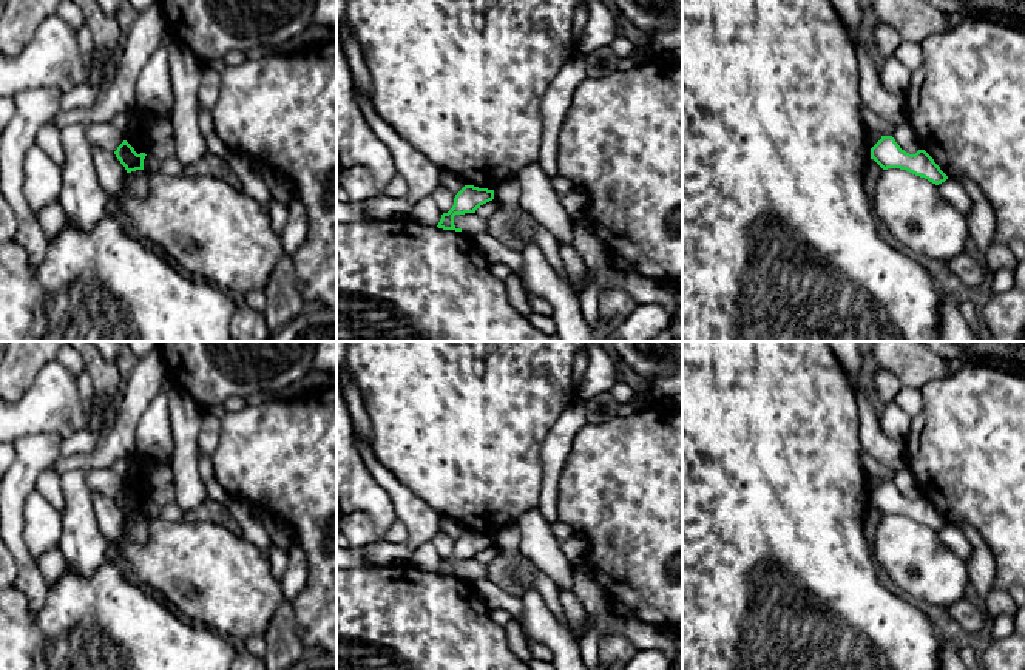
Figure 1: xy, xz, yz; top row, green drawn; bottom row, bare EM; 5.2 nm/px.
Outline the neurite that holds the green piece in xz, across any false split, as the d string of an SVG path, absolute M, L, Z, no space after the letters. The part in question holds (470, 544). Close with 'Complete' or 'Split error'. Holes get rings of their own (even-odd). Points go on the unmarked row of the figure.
M465 531L454 543L454 551L448 559L441 560L438 574L462 577L454 571L455 560L475 559L475 556L494 545L494 536Z. Complete

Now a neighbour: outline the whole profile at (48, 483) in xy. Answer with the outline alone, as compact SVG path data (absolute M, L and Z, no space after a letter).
M51 466L46 468L37 479L36 491L39 491L57 511L62 511L65 500L60 475Z

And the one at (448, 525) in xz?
M440 516L438 533L448 534L454 540L457 540L466 530L460 522L449 516Z

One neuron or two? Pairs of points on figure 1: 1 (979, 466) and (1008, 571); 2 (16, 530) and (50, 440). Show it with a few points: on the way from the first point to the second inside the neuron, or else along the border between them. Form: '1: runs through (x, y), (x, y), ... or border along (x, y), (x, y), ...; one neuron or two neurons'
1: runs through (1005, 493), (1008, 496), (1008, 545); one neuron
2: runs through (16, 508), (16, 485), (30, 462); one neuron

